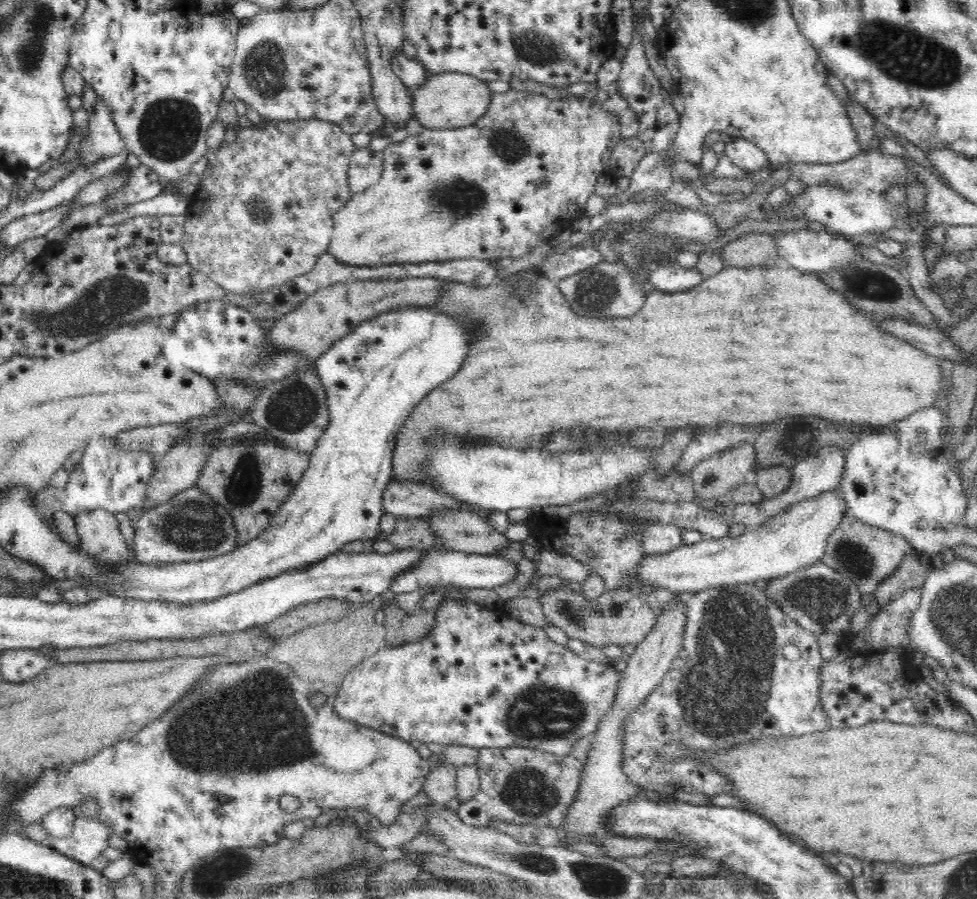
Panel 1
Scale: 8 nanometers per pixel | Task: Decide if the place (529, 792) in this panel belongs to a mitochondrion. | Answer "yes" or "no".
yes

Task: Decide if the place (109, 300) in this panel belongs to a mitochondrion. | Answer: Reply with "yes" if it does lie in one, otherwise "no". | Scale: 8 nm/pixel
yes

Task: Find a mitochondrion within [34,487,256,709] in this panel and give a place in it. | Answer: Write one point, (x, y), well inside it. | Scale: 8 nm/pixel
(194, 525)

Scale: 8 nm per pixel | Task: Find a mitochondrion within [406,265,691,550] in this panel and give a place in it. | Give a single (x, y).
(596, 291)

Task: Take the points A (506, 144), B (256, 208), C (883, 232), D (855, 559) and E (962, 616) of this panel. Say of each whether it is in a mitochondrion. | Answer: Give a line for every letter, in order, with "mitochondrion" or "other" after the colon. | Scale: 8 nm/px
A: mitochondrion
B: mitochondrion
C: other
D: mitochondrion
E: mitochondrion

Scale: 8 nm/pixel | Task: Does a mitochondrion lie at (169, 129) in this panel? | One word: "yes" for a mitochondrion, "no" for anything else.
yes

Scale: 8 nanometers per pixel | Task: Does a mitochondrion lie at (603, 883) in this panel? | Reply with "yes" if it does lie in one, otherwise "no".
yes

